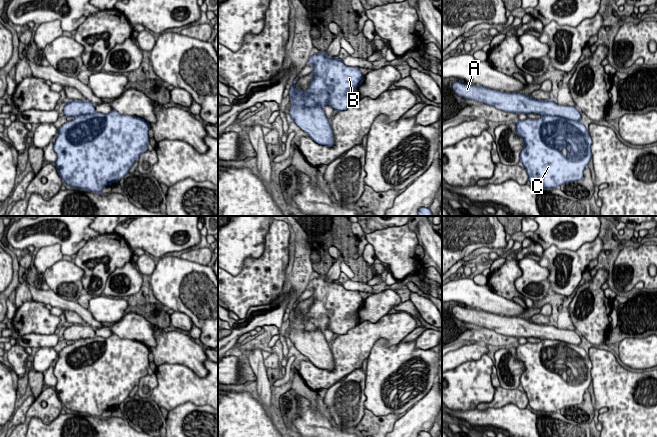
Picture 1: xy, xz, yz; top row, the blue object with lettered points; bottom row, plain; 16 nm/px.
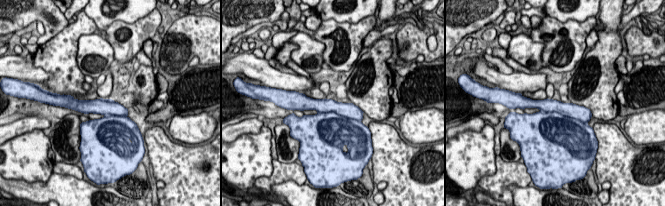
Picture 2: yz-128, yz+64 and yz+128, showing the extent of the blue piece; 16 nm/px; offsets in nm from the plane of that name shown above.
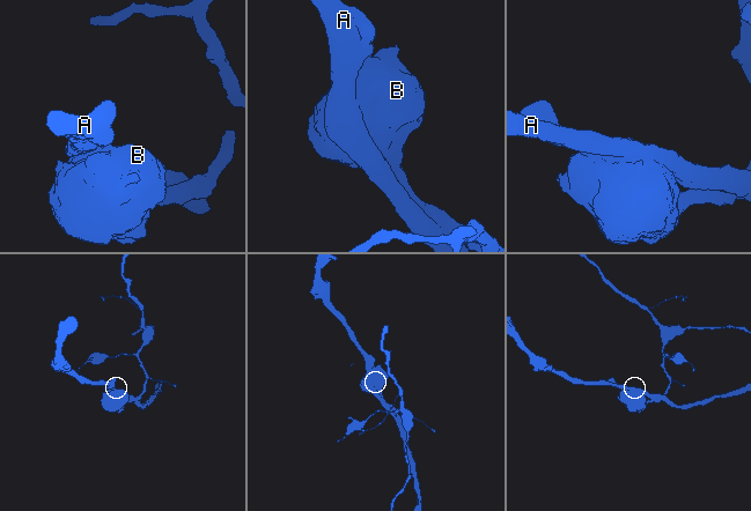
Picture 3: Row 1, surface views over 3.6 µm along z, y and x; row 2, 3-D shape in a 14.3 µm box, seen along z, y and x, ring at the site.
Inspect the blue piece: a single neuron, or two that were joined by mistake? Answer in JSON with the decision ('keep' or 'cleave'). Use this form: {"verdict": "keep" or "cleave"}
{"verdict": "cleave"}

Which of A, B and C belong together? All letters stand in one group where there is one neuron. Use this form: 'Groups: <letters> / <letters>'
Groups: A / B C

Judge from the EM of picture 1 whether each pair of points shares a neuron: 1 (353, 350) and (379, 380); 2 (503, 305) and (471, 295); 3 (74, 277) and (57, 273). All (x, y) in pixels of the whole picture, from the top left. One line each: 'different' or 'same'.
1: different
2: same
3: same

